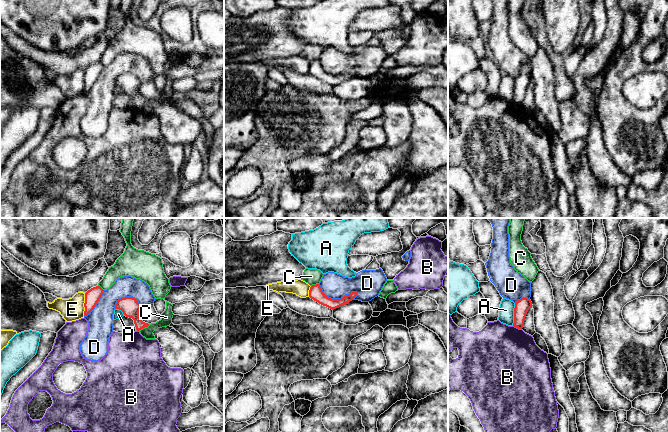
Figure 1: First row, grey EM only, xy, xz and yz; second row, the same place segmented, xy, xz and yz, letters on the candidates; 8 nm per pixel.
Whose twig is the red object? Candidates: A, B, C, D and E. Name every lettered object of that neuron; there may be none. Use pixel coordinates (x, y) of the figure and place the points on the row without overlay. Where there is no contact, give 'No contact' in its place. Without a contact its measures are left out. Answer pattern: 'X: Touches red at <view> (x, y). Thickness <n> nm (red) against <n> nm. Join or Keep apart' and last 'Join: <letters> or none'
A: Touches red at yz (514, 90). Thickness 120 nm (red) against 130 nm. Keep apart
B: Touches red at yz (517, 103). Thickness 120 nm (red) against 480 nm. Keep apart
C: Touches red at xy (143, 103). Thickness 150 nm (red) against 100 nm. Keep apart
D: Touches red at xz (337, 75). Thickness 110 nm (red) against 200 nm. Keep apart
E: Touches red at xy (84, 80). Thickness 120 nm (red) against 190 nm. Keep apart
Join: none

